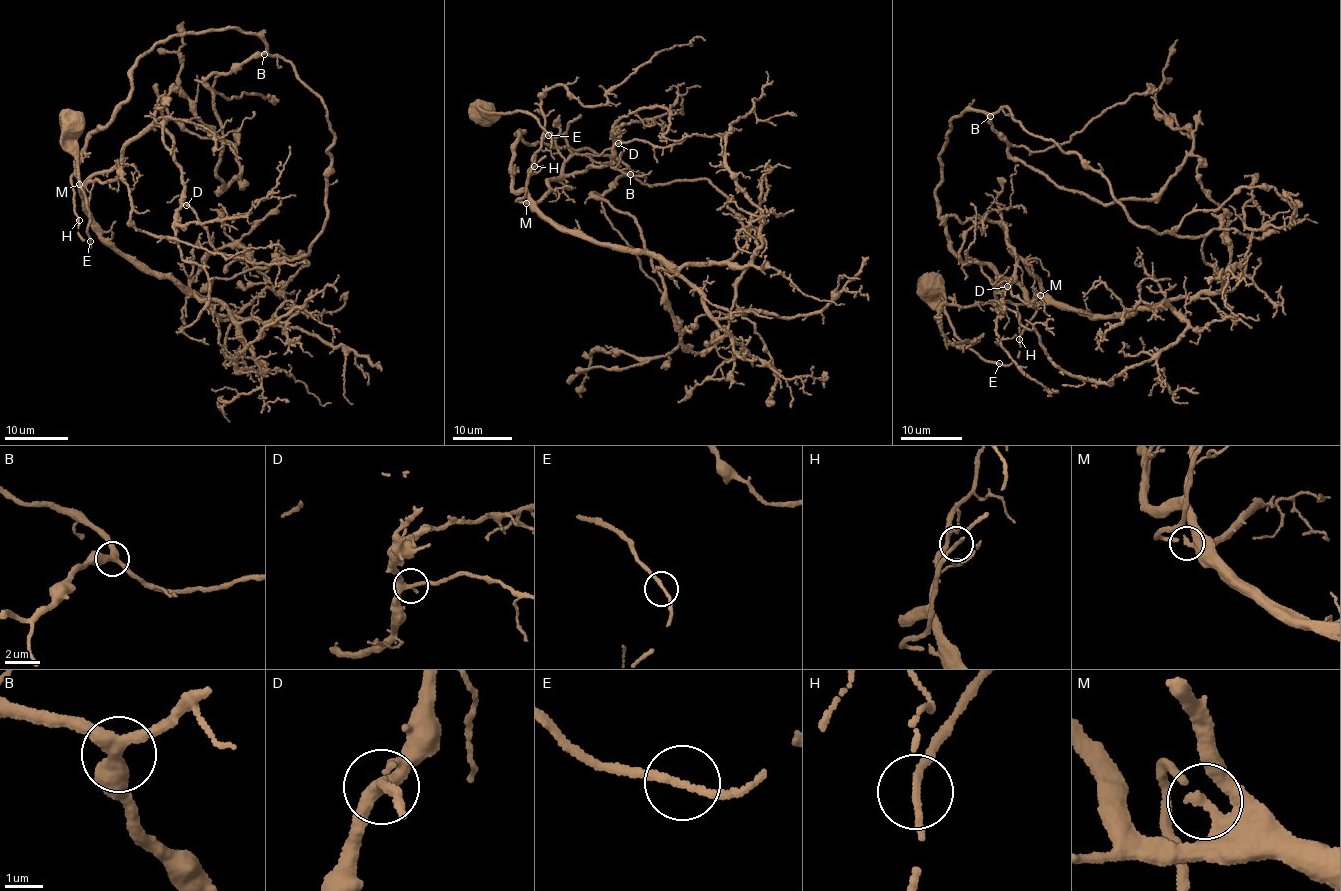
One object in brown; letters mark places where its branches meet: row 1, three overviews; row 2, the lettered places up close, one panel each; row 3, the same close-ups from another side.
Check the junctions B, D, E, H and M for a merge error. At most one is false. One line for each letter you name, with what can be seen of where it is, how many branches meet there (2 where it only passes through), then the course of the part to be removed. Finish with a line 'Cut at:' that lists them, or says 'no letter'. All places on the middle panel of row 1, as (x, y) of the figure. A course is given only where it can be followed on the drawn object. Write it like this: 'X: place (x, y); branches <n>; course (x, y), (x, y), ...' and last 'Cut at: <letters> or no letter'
Cut at: no letter

